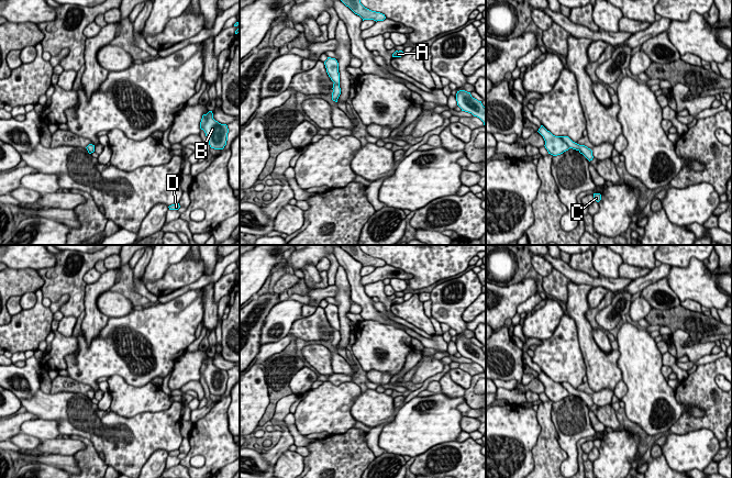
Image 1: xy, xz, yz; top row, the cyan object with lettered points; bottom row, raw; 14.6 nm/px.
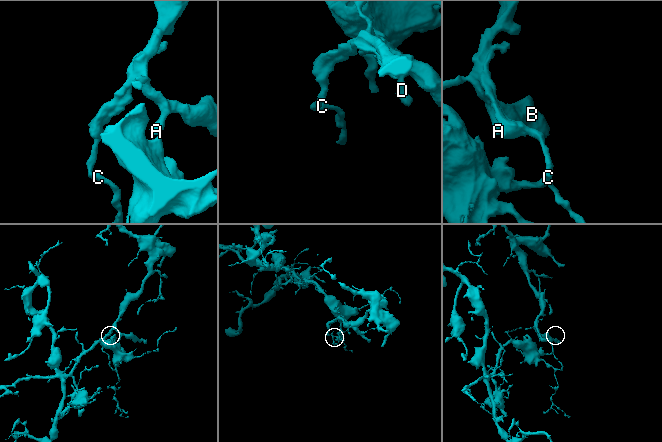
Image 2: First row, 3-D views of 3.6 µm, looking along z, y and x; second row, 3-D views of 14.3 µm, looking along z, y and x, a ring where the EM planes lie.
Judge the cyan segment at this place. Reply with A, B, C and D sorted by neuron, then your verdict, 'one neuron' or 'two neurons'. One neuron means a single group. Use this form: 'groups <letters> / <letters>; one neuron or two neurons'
groups A B / C D; two neurons

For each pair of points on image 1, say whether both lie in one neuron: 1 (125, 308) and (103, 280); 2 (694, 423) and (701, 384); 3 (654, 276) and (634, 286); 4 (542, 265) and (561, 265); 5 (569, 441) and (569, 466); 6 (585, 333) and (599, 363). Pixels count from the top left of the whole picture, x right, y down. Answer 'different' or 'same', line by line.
1: different
2: same
3: same
4: different
5: same
6: same

